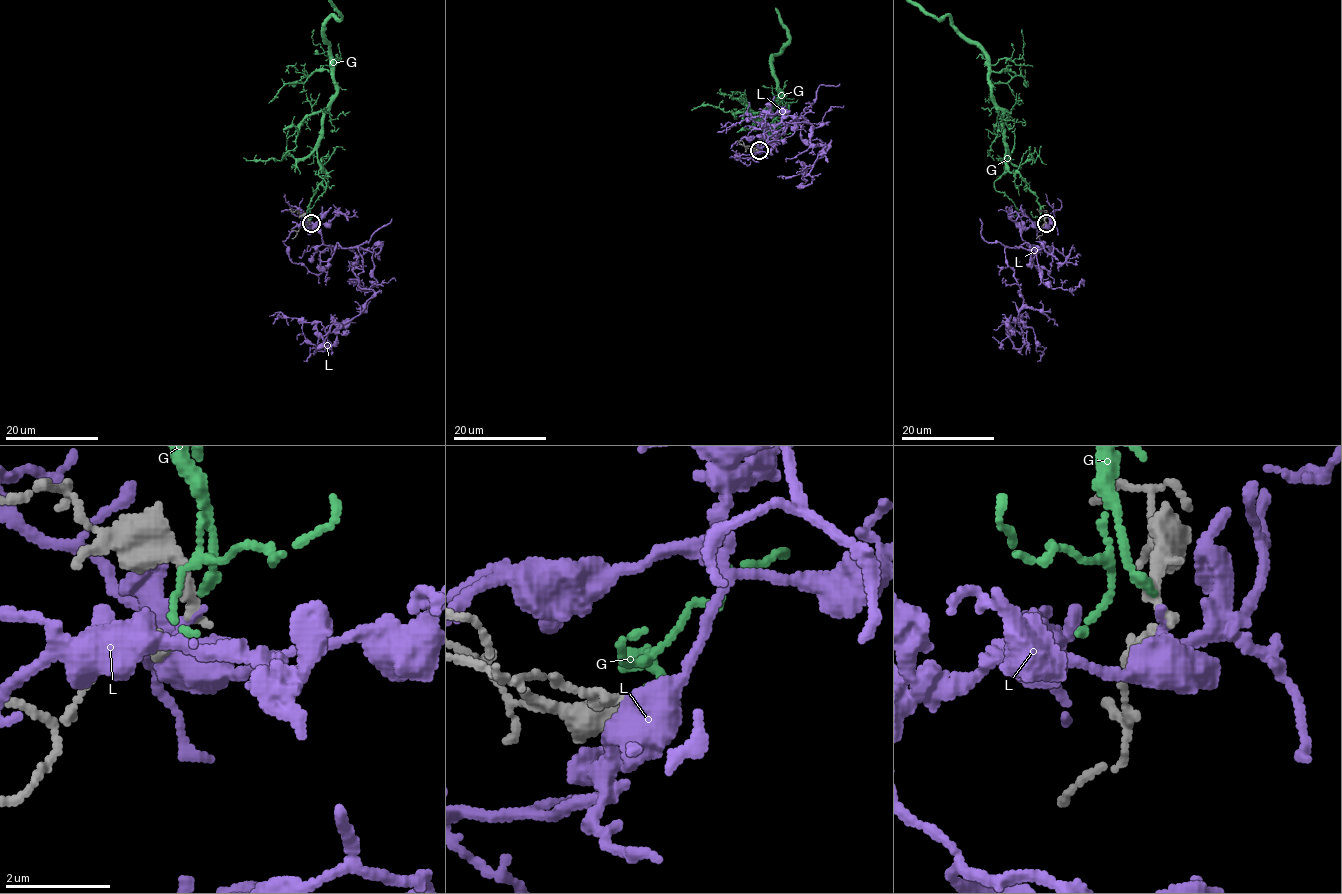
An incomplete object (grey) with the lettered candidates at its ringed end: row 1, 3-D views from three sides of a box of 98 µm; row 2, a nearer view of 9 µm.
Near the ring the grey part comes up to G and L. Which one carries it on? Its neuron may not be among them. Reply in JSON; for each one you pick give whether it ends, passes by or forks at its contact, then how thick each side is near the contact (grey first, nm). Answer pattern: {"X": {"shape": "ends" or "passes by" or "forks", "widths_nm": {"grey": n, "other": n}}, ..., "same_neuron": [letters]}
{"same_neuron": []}

